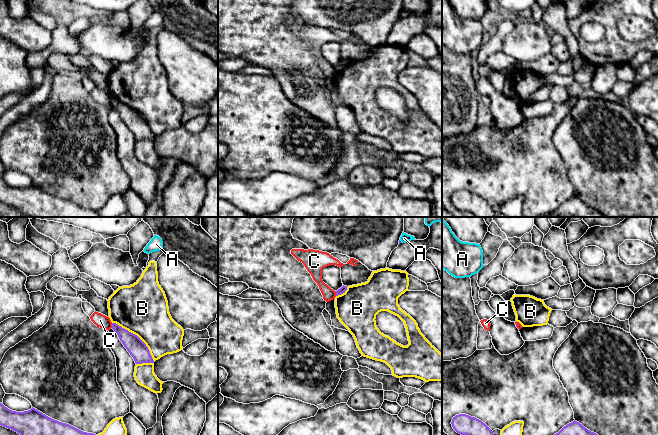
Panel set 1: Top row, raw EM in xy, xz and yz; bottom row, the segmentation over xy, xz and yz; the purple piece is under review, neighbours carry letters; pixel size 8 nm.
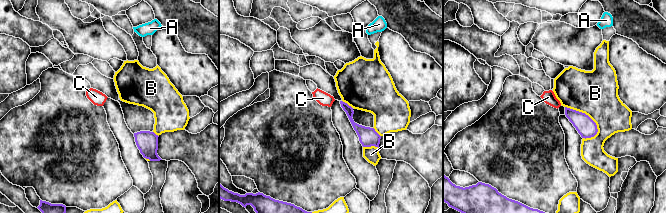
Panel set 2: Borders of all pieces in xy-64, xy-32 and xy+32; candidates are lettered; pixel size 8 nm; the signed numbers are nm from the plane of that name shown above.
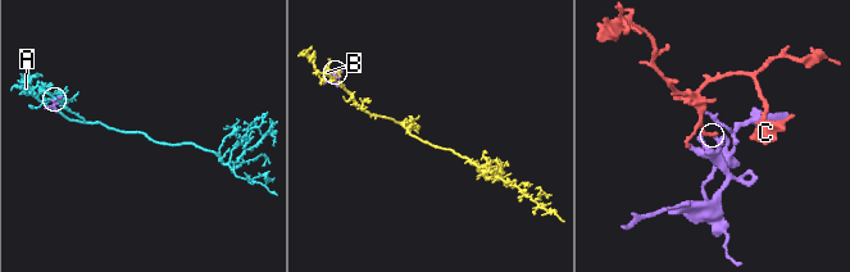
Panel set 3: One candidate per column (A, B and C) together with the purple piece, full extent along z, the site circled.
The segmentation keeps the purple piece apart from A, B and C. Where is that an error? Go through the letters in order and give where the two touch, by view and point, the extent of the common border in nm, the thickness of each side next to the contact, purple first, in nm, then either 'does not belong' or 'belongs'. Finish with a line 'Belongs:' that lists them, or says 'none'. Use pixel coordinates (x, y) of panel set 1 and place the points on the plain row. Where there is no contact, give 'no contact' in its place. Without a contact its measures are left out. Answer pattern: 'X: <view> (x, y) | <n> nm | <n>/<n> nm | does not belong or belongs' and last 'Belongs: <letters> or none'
A: xz (400, 17) | 30 nm | 20/70 nm | does not belong
B: xy (138, 113) | 480 nm | 150/420 nm | does not belong
C: xy (112, 101) | 40 nm | 150/110 nm | does not belong
Belongs: none

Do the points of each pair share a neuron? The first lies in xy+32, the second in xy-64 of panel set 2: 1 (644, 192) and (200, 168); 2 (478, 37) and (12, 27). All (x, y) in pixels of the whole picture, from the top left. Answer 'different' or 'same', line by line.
1: different
2: same

